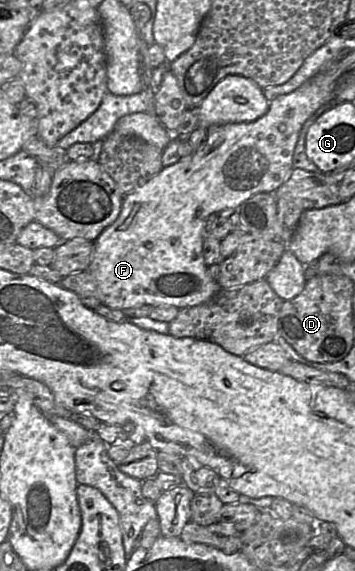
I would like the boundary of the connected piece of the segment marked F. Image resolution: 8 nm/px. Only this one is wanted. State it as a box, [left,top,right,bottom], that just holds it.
[88,71,338,311]

